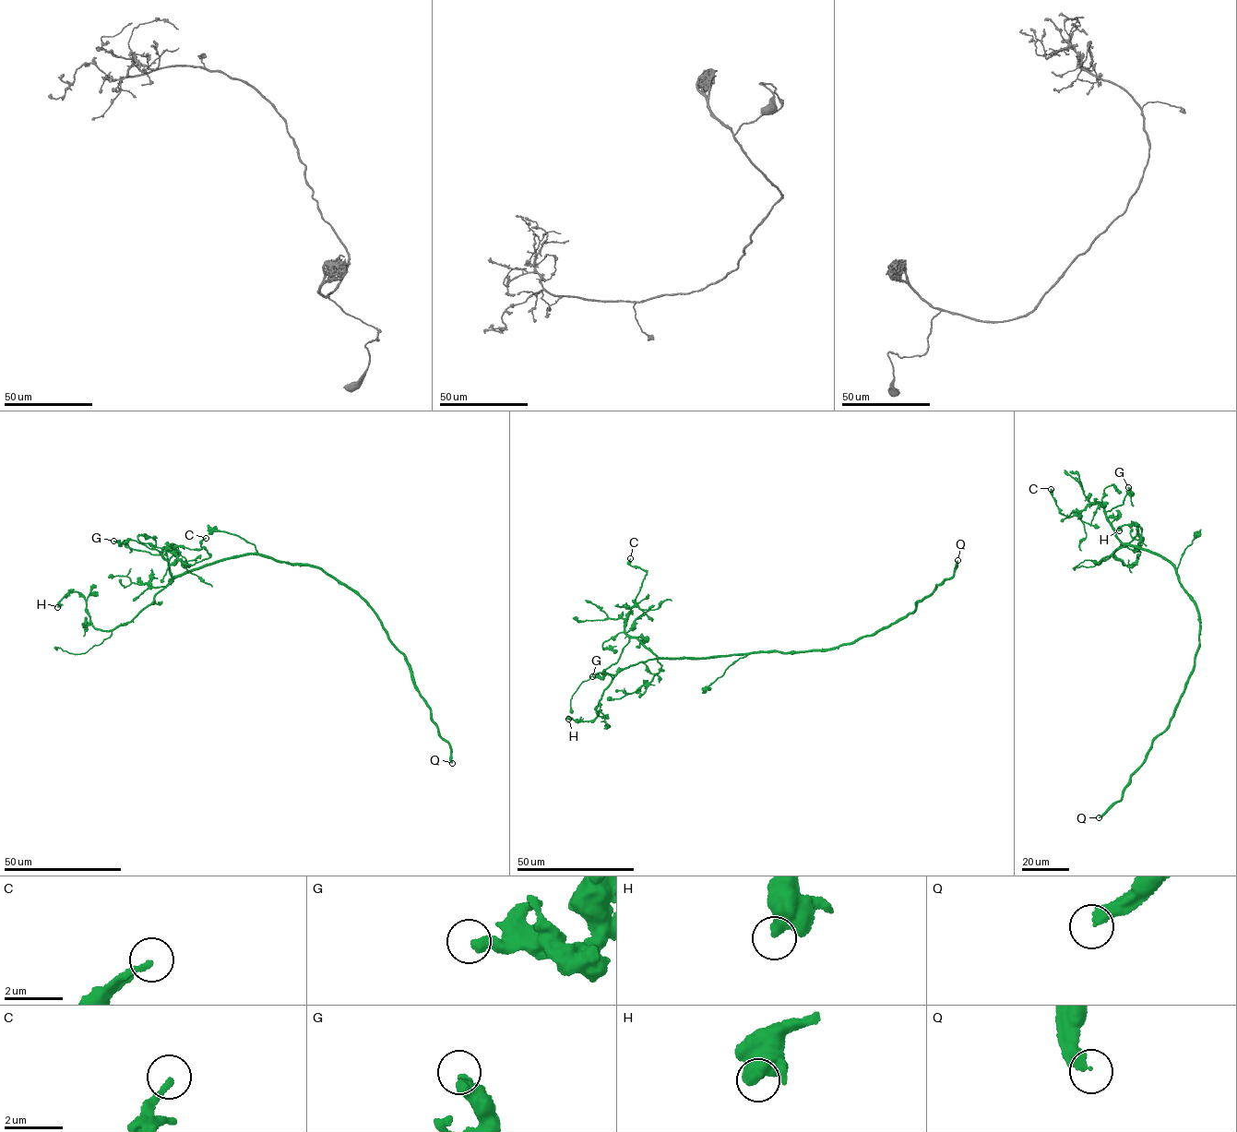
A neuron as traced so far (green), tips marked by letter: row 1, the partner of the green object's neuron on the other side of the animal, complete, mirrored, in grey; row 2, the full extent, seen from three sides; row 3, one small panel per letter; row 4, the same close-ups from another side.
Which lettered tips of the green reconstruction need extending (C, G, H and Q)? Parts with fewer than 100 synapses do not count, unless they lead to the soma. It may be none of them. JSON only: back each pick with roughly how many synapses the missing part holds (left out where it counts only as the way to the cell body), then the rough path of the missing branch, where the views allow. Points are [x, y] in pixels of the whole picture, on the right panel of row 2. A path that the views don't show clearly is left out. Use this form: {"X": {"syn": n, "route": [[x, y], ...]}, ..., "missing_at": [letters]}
{"Q": {"syn": 950}, "missing_at": ["Q"]}

